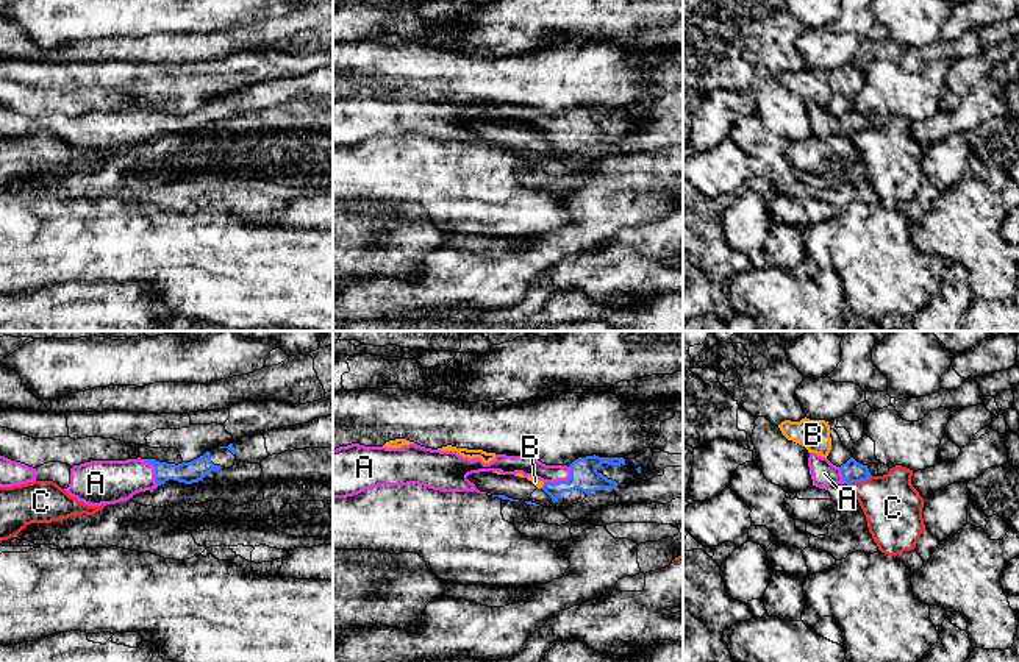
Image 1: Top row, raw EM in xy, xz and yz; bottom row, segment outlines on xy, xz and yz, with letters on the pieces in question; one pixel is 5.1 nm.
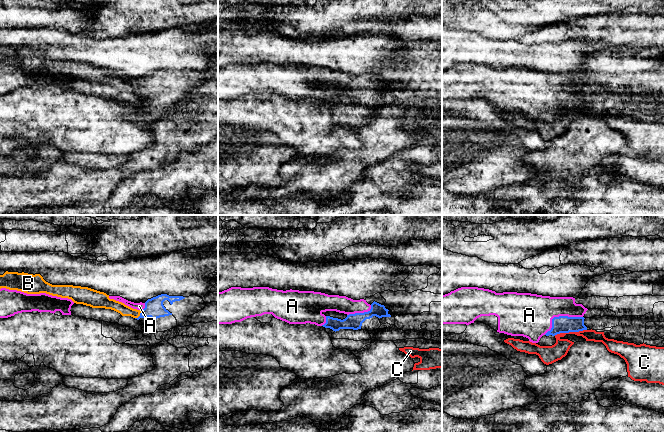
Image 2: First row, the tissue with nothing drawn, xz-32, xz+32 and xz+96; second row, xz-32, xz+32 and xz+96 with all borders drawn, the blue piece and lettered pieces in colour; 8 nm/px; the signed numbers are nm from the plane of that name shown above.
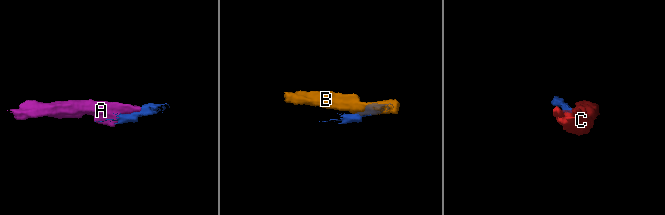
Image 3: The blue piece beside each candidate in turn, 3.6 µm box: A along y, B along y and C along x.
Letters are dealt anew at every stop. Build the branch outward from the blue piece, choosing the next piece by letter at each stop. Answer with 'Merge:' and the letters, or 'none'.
Merge: A

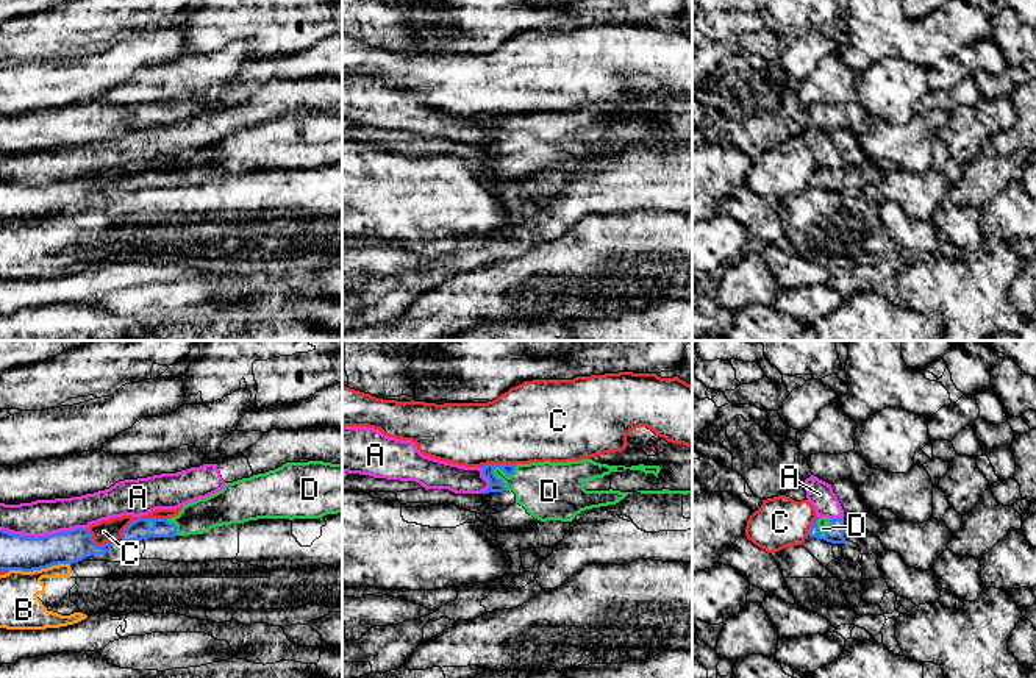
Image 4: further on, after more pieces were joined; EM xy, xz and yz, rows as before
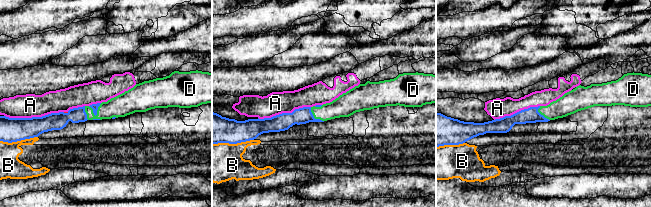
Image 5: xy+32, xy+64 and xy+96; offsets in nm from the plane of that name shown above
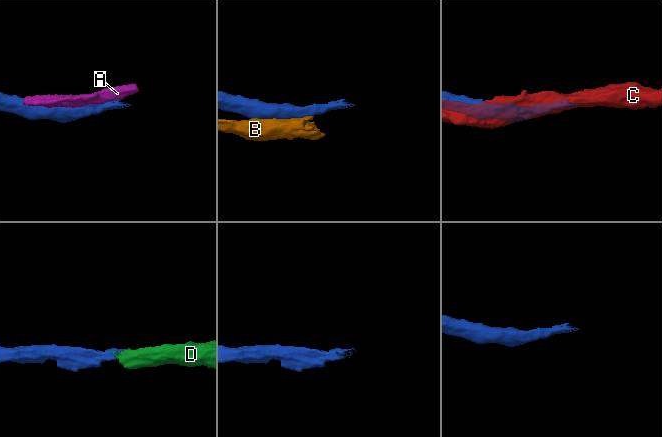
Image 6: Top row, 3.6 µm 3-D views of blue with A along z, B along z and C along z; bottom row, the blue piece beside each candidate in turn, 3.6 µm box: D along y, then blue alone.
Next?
Merge: D

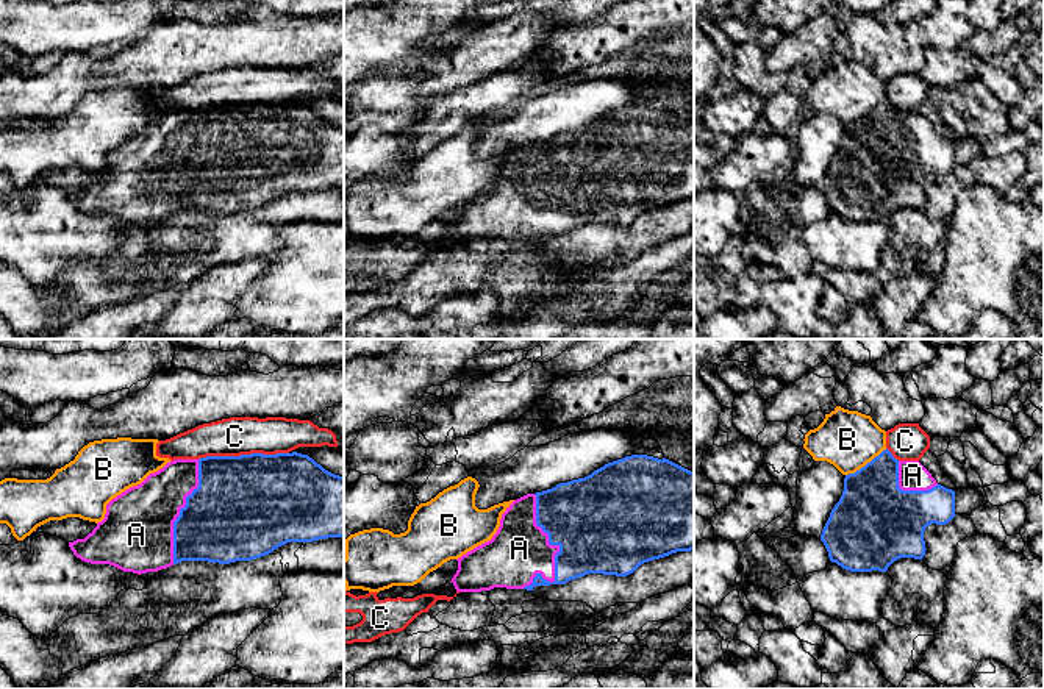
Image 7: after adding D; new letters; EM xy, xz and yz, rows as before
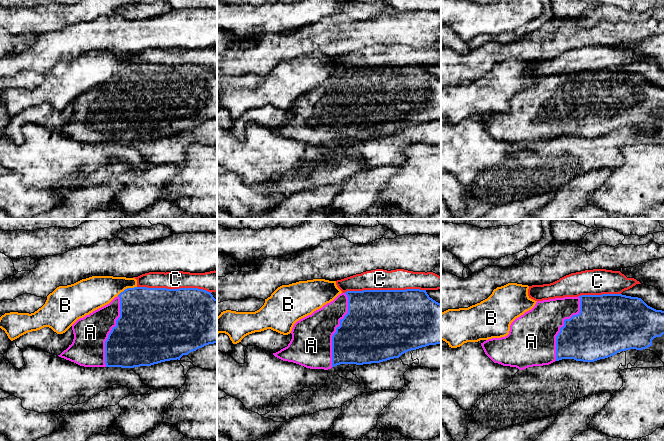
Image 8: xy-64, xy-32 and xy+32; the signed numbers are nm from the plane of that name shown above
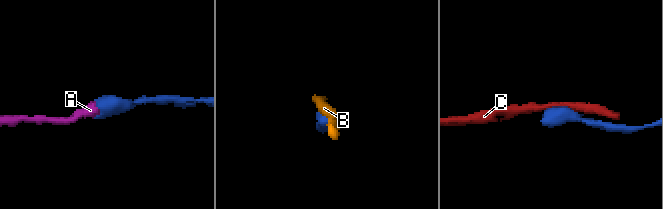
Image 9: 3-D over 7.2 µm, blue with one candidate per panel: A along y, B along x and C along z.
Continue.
Merge: A

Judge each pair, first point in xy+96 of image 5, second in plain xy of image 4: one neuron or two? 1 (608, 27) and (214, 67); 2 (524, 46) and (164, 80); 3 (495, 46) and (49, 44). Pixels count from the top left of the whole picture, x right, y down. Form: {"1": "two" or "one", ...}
{"1": "two", "2": "one", "3": "two"}

